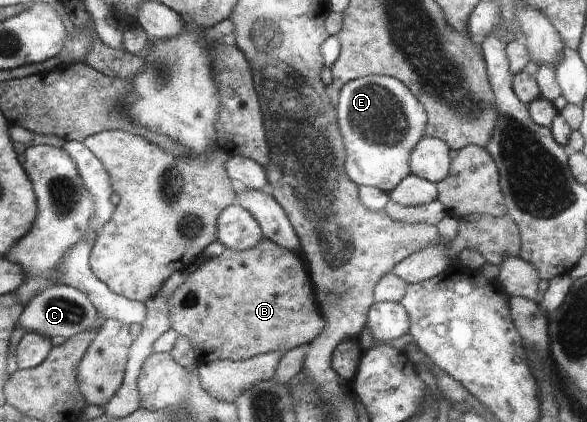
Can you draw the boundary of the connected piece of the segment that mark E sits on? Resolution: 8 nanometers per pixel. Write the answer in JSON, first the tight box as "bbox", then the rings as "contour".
{"bbox":[336,75,427,193],"contour":[[[369,75],[349,81],[340,90],[336,105],[344,138],[344,167],[349,179],[360,186],[373,186],[385,193],[396,189],[411,173],[412,151],[419,145],[427,113],[415,95],[395,77]]]}

